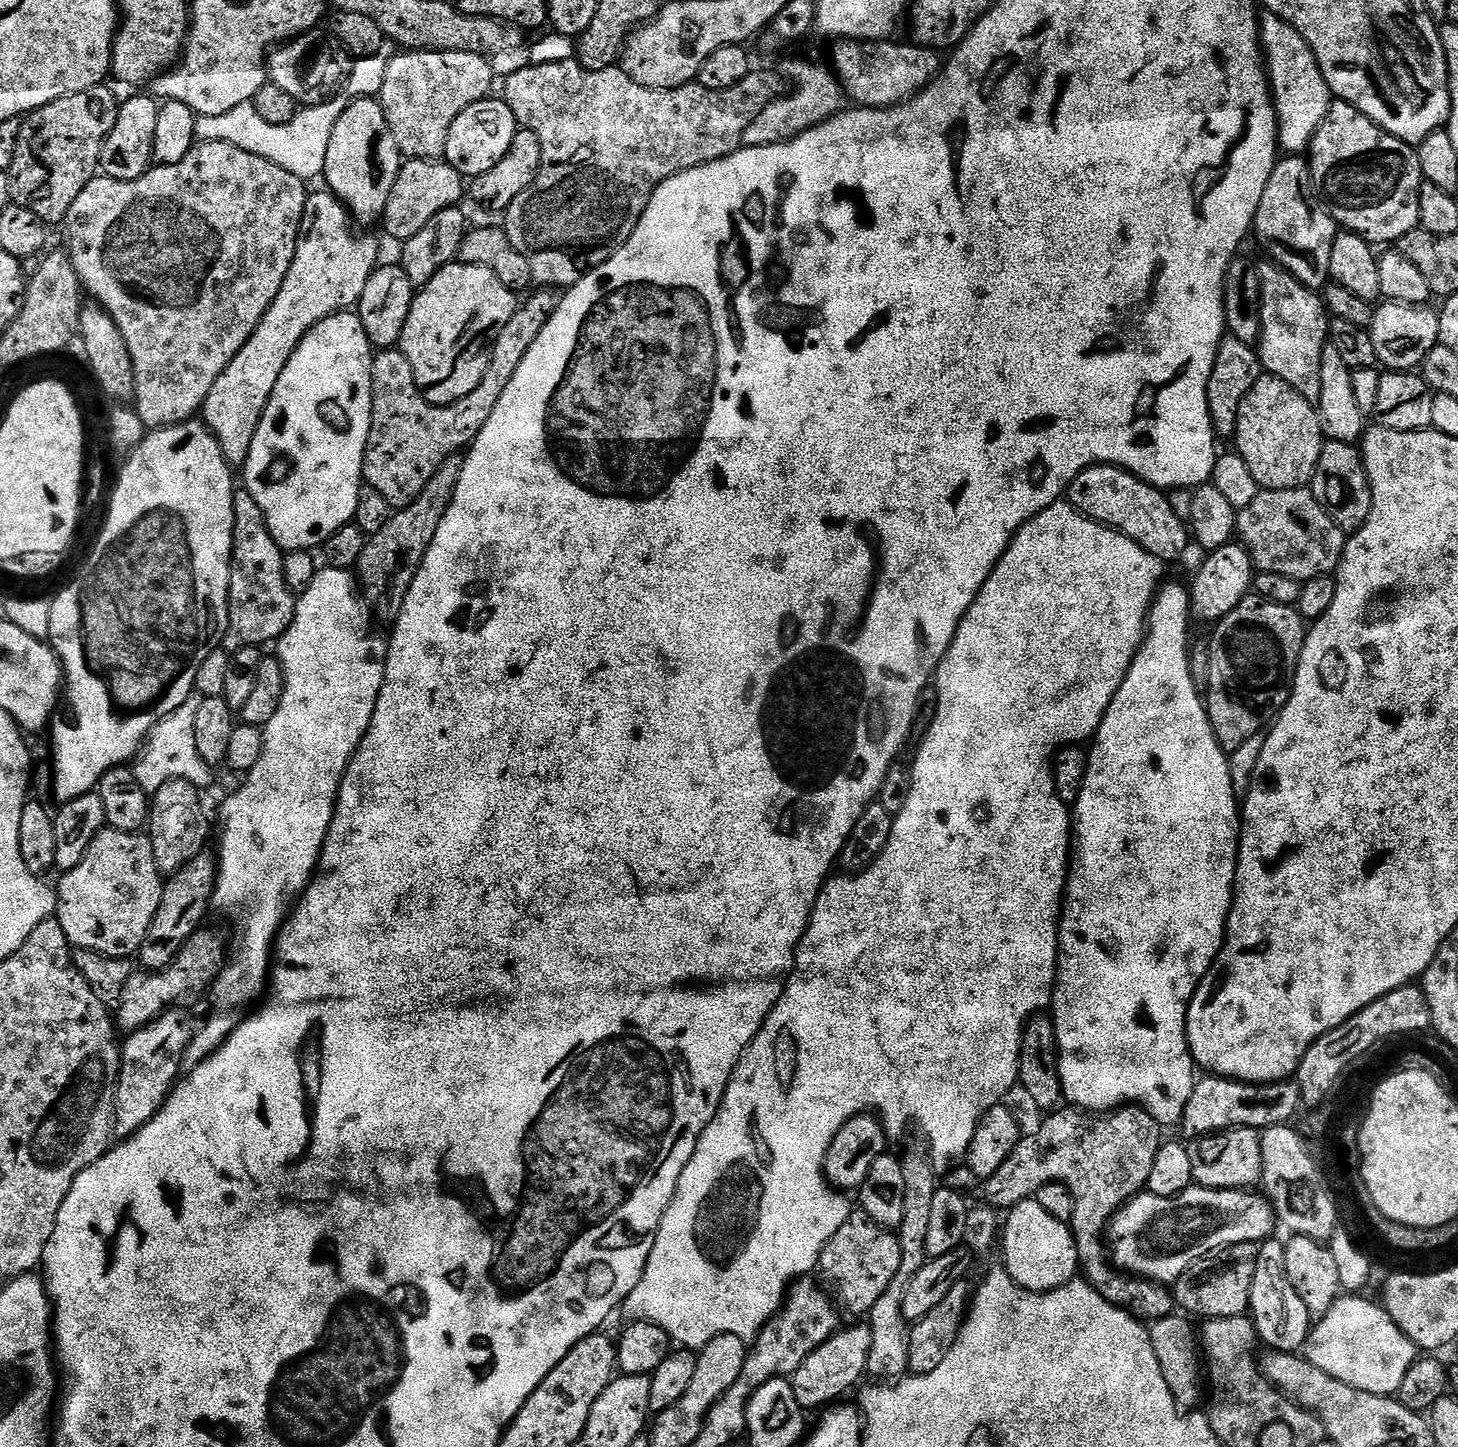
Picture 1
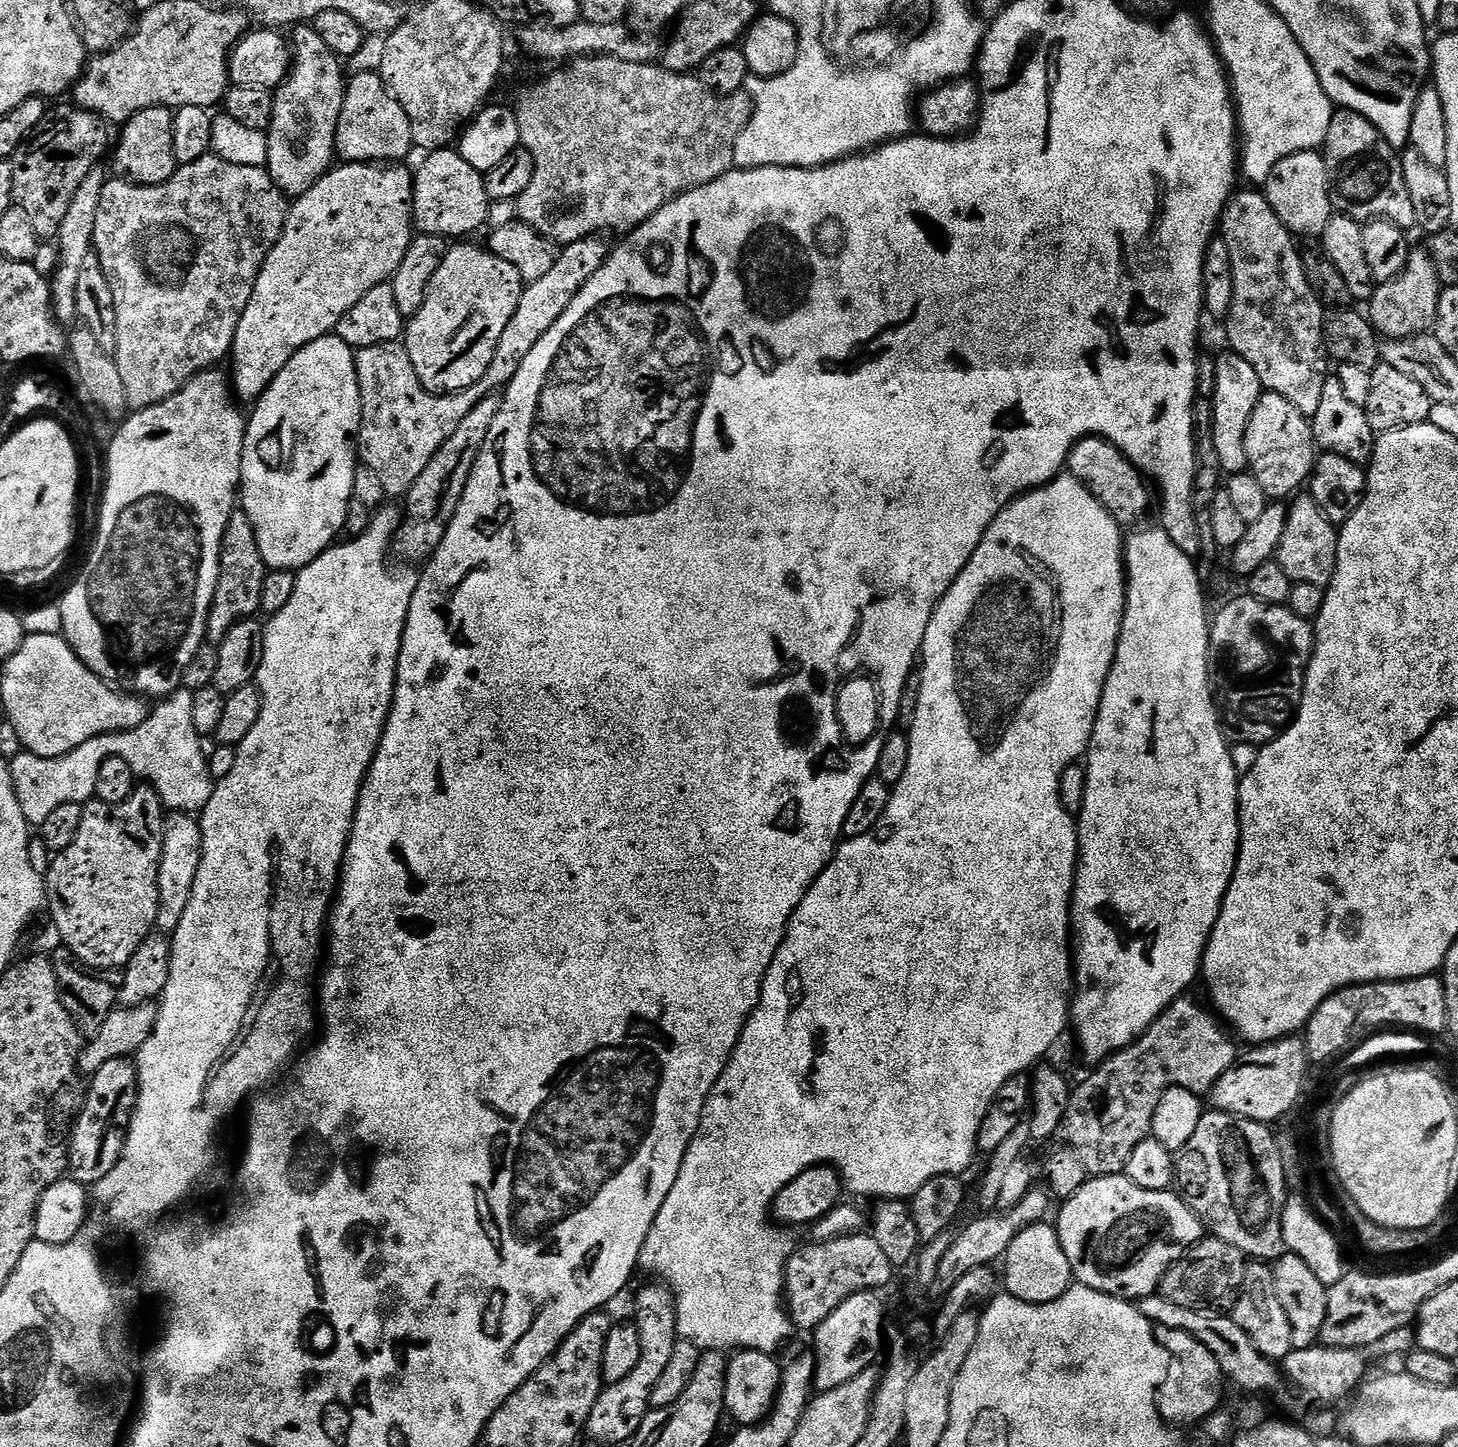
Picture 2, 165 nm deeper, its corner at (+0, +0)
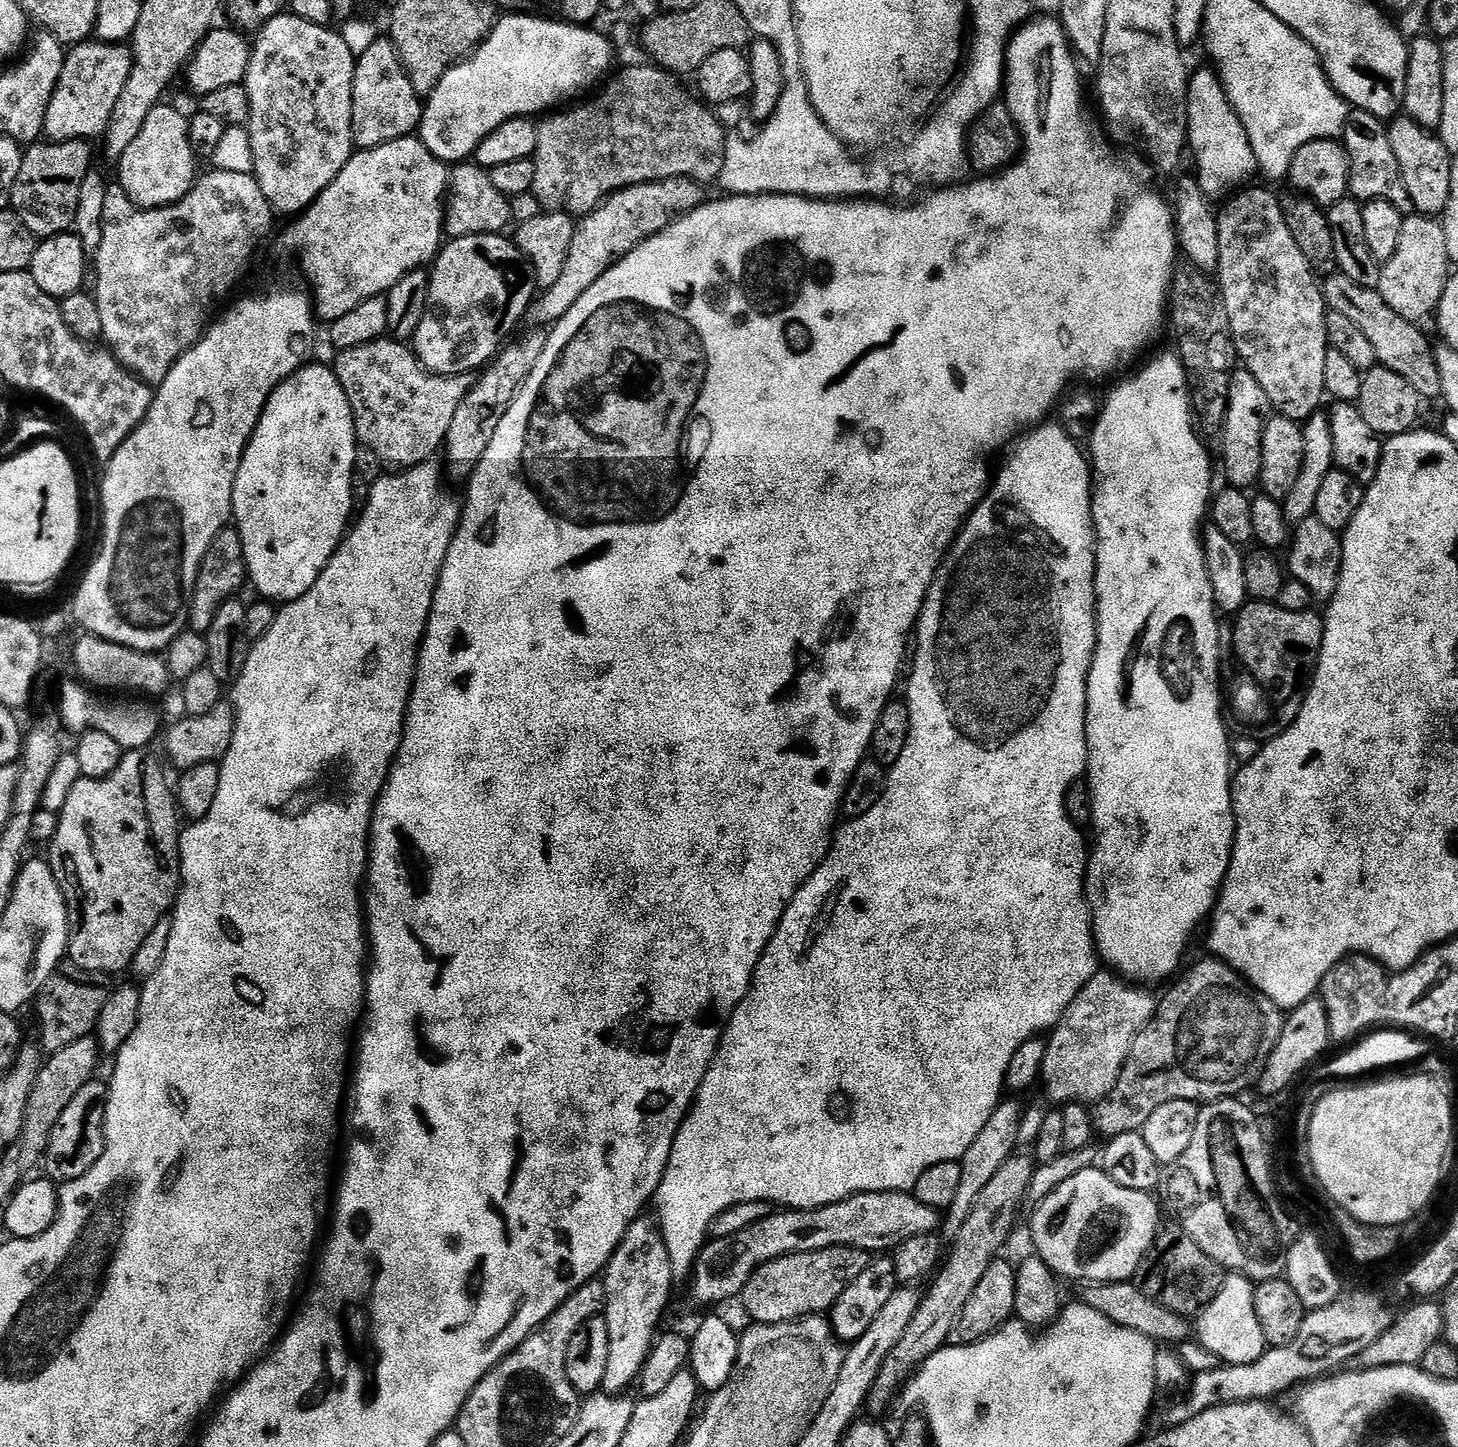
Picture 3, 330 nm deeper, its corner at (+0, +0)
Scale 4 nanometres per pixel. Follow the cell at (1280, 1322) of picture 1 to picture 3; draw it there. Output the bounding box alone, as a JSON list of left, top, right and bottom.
[1194,1275,1269,1366]

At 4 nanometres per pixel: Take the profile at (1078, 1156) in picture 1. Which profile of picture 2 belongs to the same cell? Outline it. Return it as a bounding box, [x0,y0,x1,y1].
[1058,994,1238,1177]

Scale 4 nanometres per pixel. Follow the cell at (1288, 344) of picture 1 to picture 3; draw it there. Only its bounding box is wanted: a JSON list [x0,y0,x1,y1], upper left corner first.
[1216,187,1334,422]

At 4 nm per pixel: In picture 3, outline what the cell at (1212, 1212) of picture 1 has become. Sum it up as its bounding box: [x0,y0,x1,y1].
[1032,1167,1162,1285]

